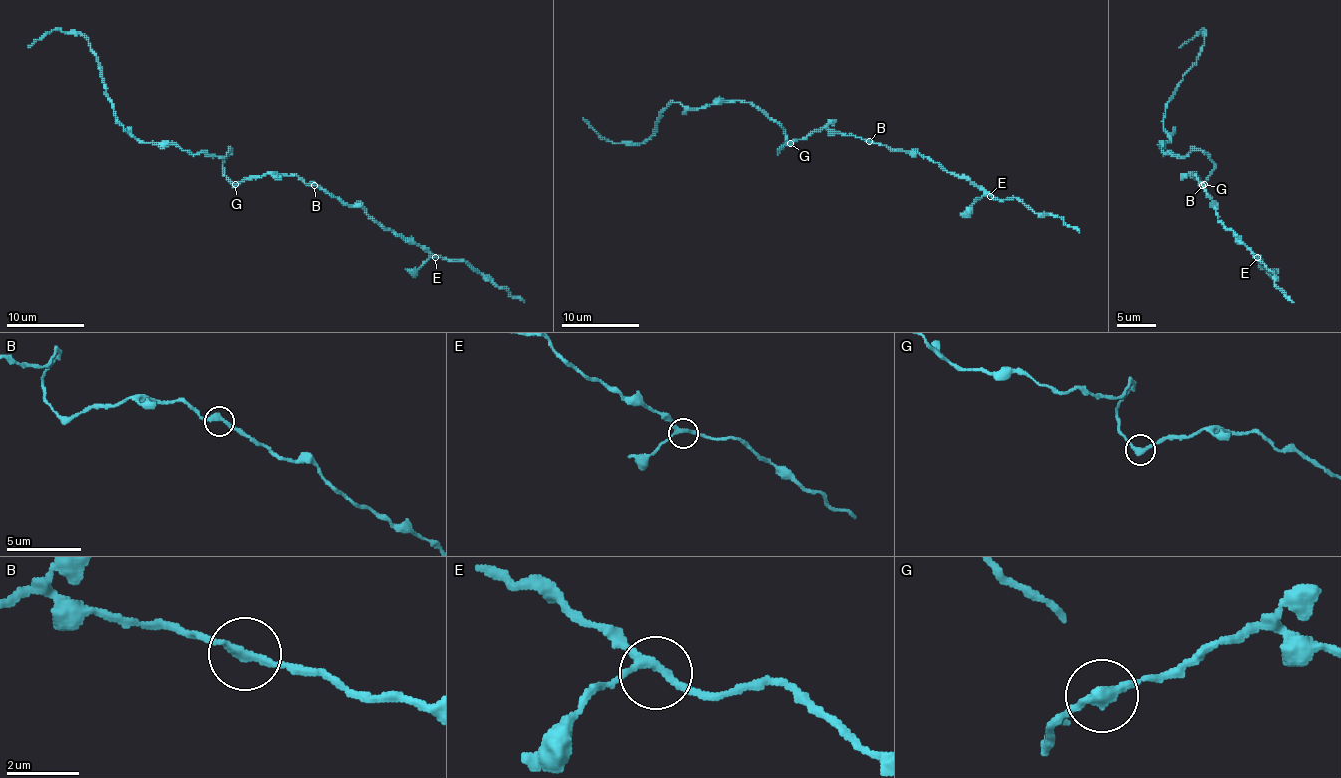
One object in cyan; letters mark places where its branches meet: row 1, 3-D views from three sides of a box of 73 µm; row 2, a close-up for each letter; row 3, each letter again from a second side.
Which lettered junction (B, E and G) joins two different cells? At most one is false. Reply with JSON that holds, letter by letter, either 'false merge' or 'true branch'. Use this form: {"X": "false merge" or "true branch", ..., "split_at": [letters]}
{"B": "true branch", "E": "true branch", "G": "false merge", "split_at": ["G"]}

